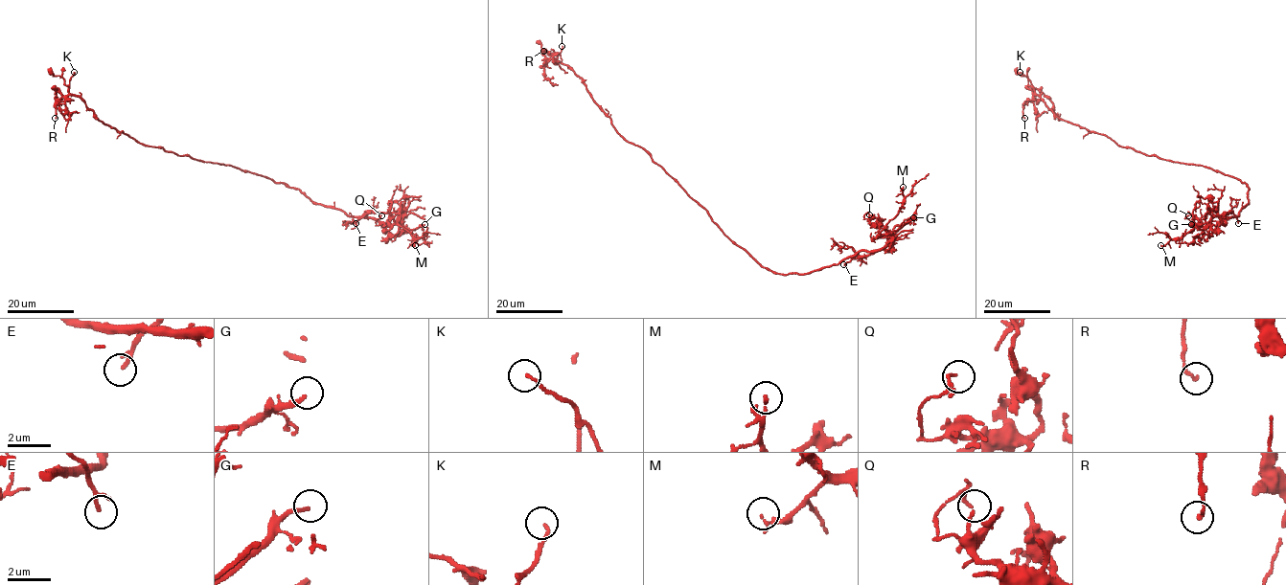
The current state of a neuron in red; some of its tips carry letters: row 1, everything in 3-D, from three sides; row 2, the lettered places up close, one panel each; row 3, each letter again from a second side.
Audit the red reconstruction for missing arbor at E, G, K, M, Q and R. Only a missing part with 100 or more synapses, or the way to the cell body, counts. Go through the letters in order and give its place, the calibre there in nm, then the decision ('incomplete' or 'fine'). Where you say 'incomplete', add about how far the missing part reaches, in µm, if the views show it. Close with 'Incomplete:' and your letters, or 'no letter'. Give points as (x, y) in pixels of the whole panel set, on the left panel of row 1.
E: at (355, 223); 120 nm thick; fine
G: at (424, 224); 200 nm thick; fine
K: at (74, 72); 130 nm thick; fine
M: at (415, 245); 130 nm thick; fine
Q: at (381, 215); 130 nm thick; fine
R: at (55, 118); 160 nm thick; fine
Incomplete: no letter

